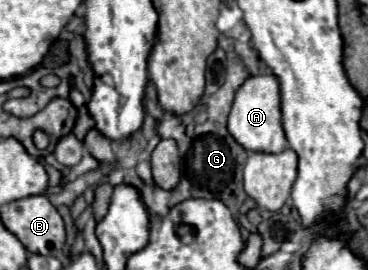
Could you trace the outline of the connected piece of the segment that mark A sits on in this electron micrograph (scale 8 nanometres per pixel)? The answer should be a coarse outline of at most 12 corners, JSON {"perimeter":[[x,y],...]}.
{"perimeter":[[252,75],[236,91],[228,131],[248,151],[288,145],[280,83]]}

